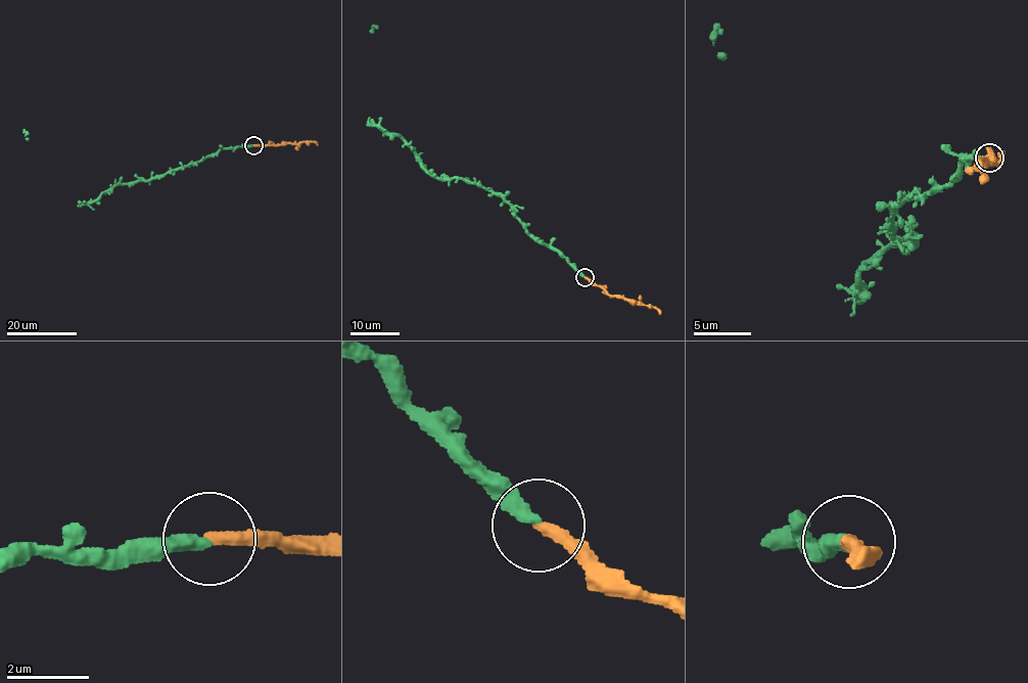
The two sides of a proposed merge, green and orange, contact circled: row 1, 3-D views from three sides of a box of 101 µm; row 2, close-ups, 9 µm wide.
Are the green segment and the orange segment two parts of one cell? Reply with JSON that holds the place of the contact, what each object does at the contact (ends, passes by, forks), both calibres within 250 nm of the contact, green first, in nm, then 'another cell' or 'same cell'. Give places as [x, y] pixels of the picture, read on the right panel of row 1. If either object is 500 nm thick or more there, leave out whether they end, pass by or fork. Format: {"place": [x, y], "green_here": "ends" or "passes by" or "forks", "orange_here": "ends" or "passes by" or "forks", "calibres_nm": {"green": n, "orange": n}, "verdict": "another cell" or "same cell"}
{"place": [989, 157], "green_here": "ends", "orange_here": "ends", "calibres_nm": {"green": 360, "orange": 320}, "verdict": "same cell"}

